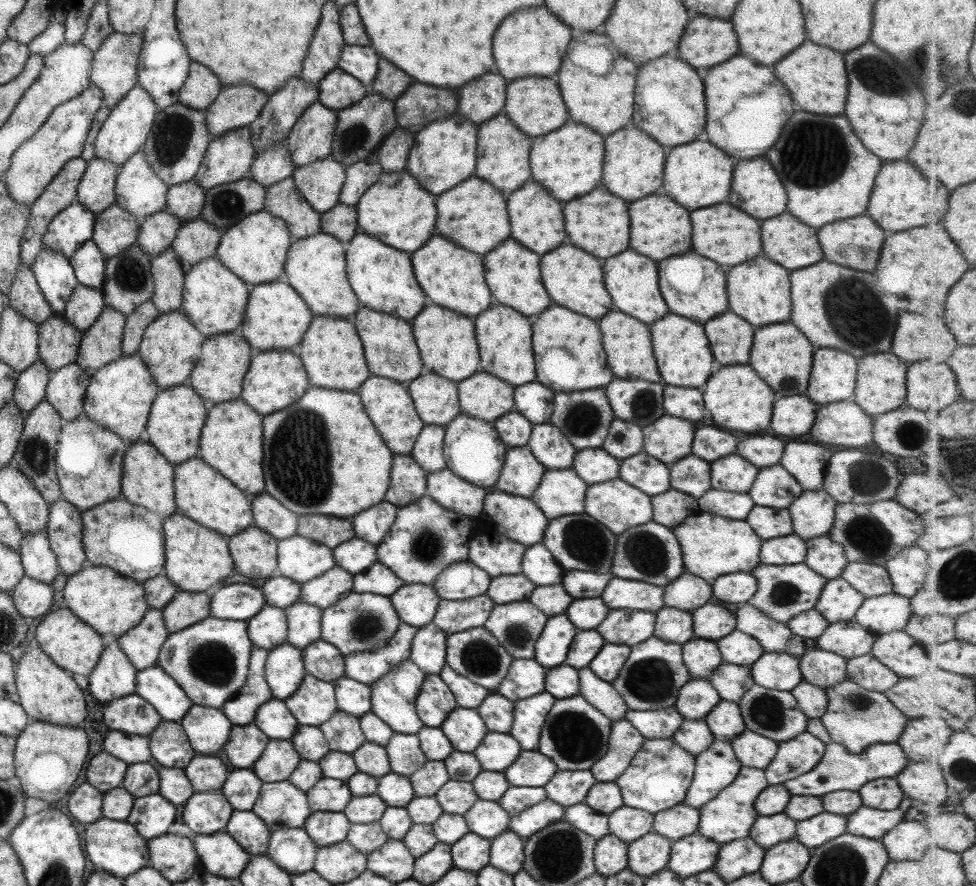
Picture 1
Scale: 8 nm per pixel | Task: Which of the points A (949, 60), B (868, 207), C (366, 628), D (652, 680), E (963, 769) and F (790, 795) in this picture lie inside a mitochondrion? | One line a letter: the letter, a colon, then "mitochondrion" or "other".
A: mitochondrion
B: other
C: mitochondrion
D: mitochondrion
E: mitochondrion
F: other

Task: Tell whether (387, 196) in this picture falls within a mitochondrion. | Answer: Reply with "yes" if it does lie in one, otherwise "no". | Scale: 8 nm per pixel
no

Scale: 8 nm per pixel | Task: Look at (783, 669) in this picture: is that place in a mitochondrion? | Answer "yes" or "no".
no

